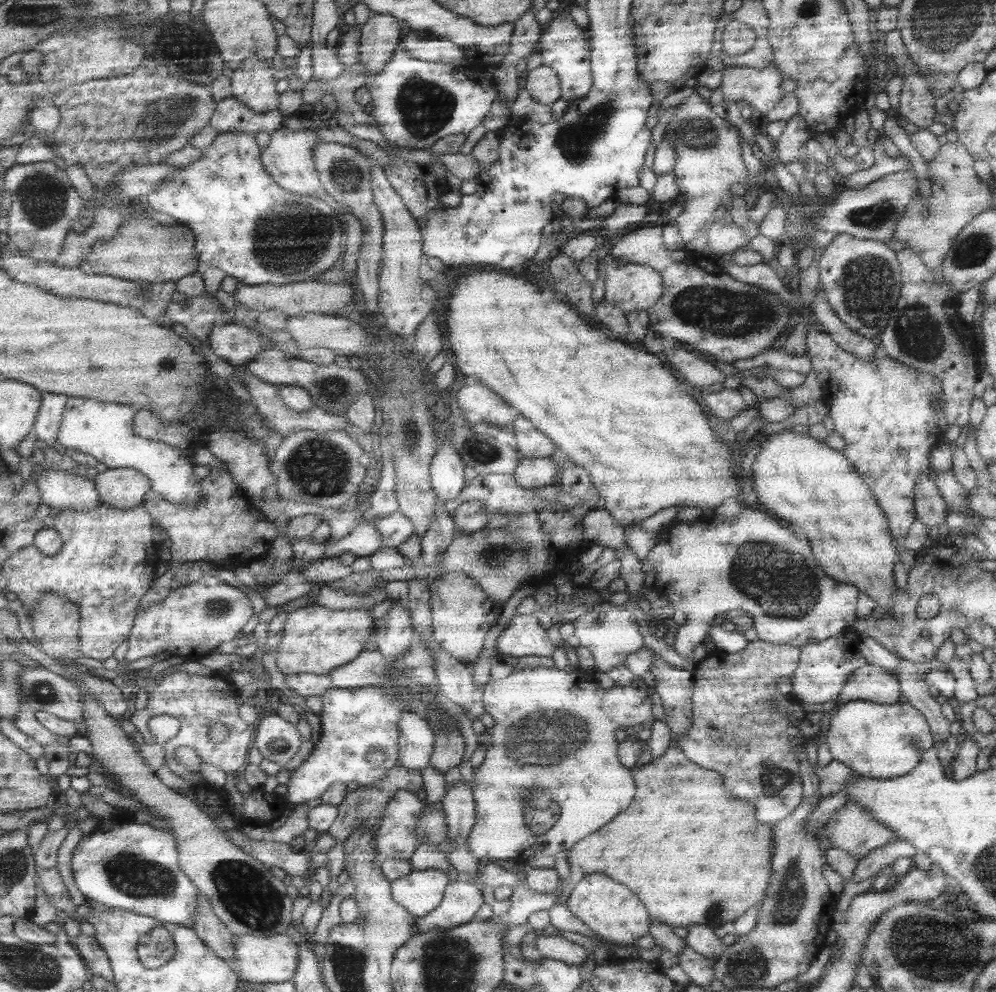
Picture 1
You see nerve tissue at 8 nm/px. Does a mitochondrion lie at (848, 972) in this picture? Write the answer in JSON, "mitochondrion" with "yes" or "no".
{"mitochondrion":"no"}

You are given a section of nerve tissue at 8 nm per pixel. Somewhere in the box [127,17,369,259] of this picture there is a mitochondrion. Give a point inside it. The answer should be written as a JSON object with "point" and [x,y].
{"point":[185,44]}

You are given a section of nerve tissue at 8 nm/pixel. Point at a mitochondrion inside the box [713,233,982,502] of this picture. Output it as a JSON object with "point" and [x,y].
{"point":[866,283]}

